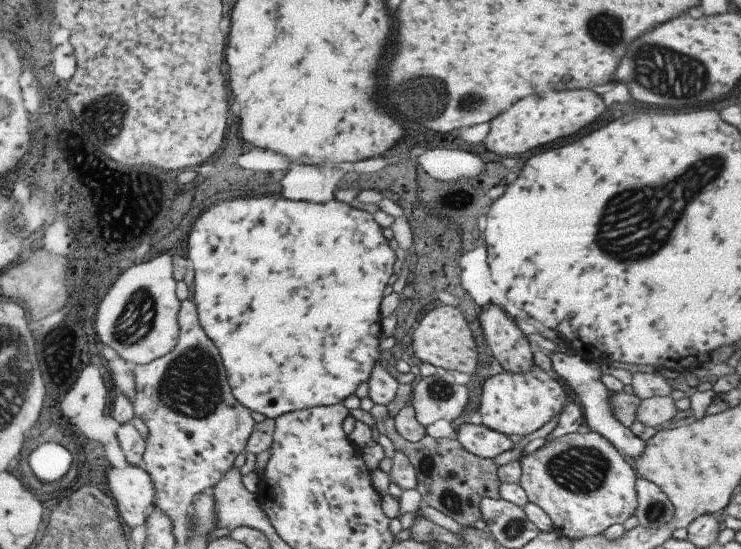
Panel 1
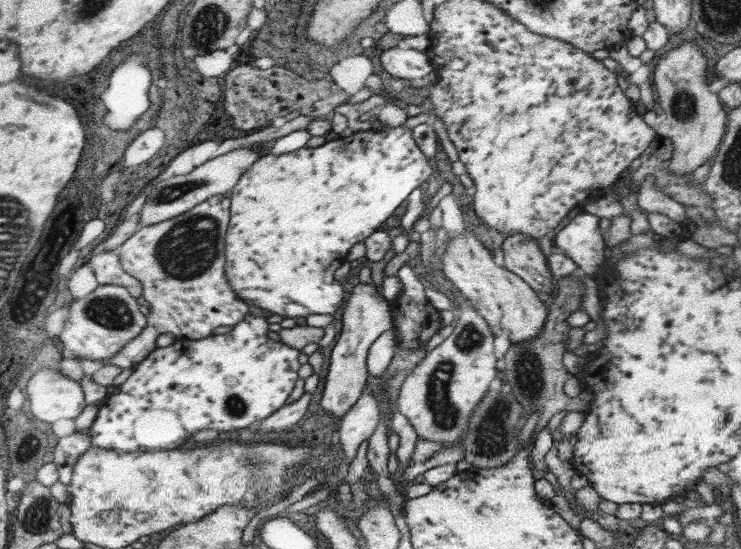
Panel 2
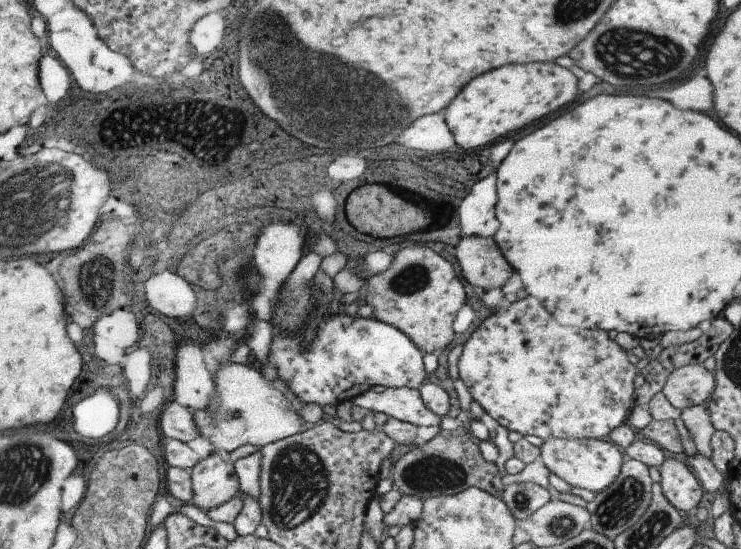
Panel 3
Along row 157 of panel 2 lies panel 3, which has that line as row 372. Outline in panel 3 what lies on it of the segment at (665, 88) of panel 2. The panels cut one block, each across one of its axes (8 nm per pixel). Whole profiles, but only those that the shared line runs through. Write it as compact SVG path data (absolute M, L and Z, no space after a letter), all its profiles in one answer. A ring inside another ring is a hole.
M680 366L669 374L663 392L669 404L680 411L689 406L701 405L715 390L713 374L699 366Z

